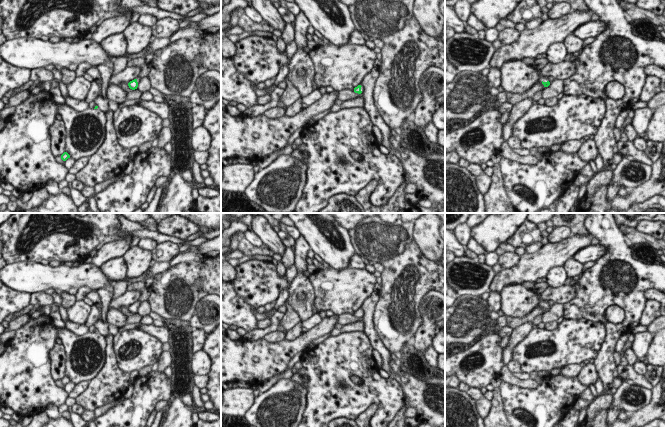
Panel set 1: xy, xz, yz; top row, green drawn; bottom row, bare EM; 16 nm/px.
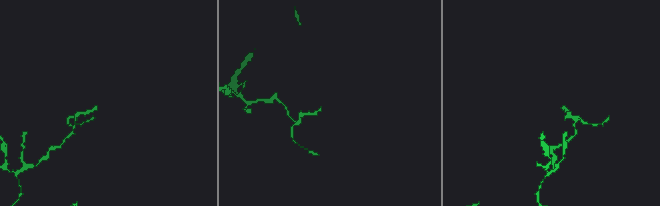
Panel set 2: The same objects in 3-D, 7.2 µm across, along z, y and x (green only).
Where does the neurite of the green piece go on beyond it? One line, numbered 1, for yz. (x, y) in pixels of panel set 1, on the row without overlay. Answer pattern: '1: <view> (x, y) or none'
1: yz (542, 302)

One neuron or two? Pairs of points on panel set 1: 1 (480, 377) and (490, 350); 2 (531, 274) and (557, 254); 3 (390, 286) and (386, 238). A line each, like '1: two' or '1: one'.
1: one
2: one
3: two

